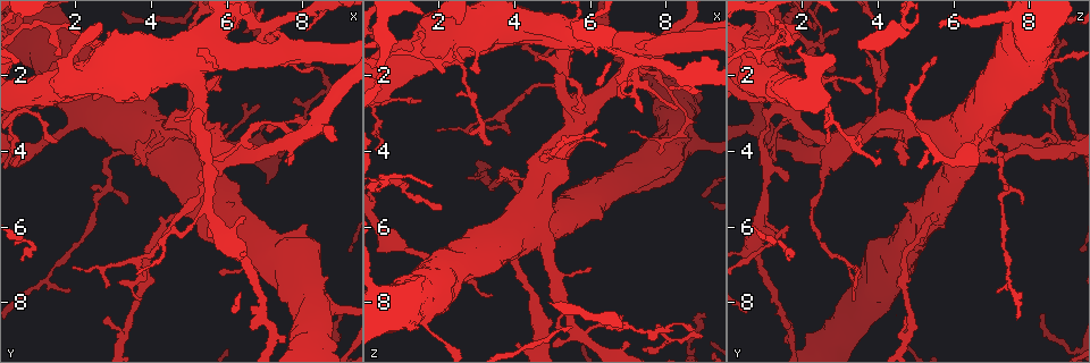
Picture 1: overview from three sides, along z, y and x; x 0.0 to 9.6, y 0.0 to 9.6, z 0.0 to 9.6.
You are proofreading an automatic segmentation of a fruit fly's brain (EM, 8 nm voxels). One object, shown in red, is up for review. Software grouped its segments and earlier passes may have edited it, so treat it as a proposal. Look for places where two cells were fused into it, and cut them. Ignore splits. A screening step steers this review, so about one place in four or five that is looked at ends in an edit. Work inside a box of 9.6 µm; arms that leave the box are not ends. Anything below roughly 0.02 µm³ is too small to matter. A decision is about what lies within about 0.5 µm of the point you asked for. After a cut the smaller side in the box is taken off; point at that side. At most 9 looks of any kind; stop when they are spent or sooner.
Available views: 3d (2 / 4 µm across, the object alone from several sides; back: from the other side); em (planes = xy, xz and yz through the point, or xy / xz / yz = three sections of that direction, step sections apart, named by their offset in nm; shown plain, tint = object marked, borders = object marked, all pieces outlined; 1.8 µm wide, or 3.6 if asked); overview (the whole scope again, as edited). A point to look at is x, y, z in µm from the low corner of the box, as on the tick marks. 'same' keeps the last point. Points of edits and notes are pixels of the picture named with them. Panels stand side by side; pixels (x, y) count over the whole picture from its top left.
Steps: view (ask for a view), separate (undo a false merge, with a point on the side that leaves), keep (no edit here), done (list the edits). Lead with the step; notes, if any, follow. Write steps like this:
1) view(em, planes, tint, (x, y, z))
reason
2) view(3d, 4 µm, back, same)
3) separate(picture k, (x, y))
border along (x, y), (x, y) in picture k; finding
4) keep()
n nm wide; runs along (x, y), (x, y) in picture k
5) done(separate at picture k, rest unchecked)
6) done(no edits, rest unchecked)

view(em, xz, step 16, borders, (5.55, 4.25, 1.00))
sharp bend

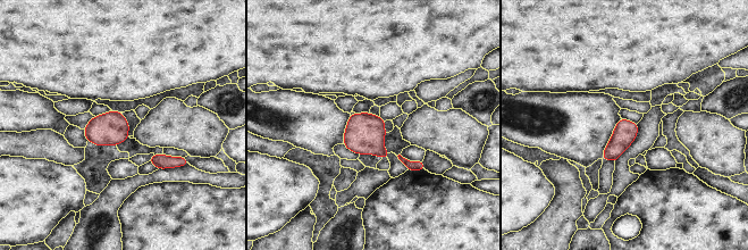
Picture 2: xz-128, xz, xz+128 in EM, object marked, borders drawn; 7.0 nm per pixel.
view(em, planes, borders, same)
another direction

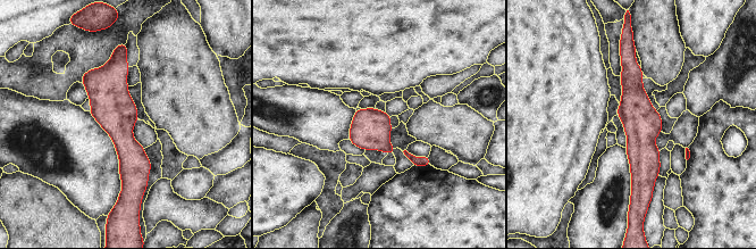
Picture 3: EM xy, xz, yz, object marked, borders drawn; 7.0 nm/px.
keep()
runs along (119, 54), (131, 190) in picture 3; one cell here

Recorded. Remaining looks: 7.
view(3d, 2 µm, (5.00, 3.15, 4.10))

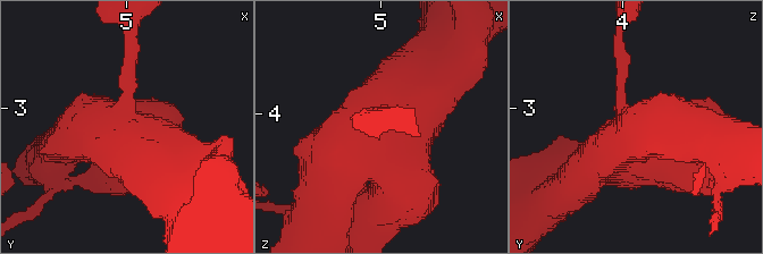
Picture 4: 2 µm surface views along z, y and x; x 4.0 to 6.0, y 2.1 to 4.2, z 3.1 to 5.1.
view(em, planes, tint, (4.98, 3.20, 4.14))

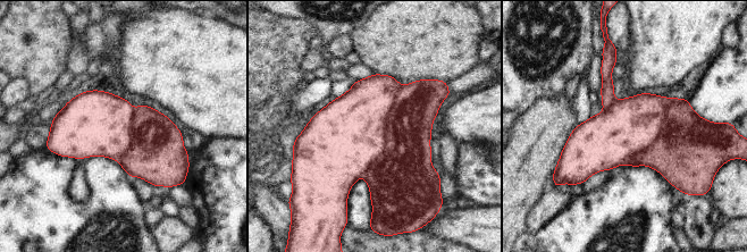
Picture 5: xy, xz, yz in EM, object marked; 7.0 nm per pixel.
separate(picture 5, (406, 158))
460 nm wide; border along (401, 86), (384, 150), (362, 174) in picture 5; two cells meet here

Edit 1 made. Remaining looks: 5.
done(separate at picture 5, rest unchecked)

